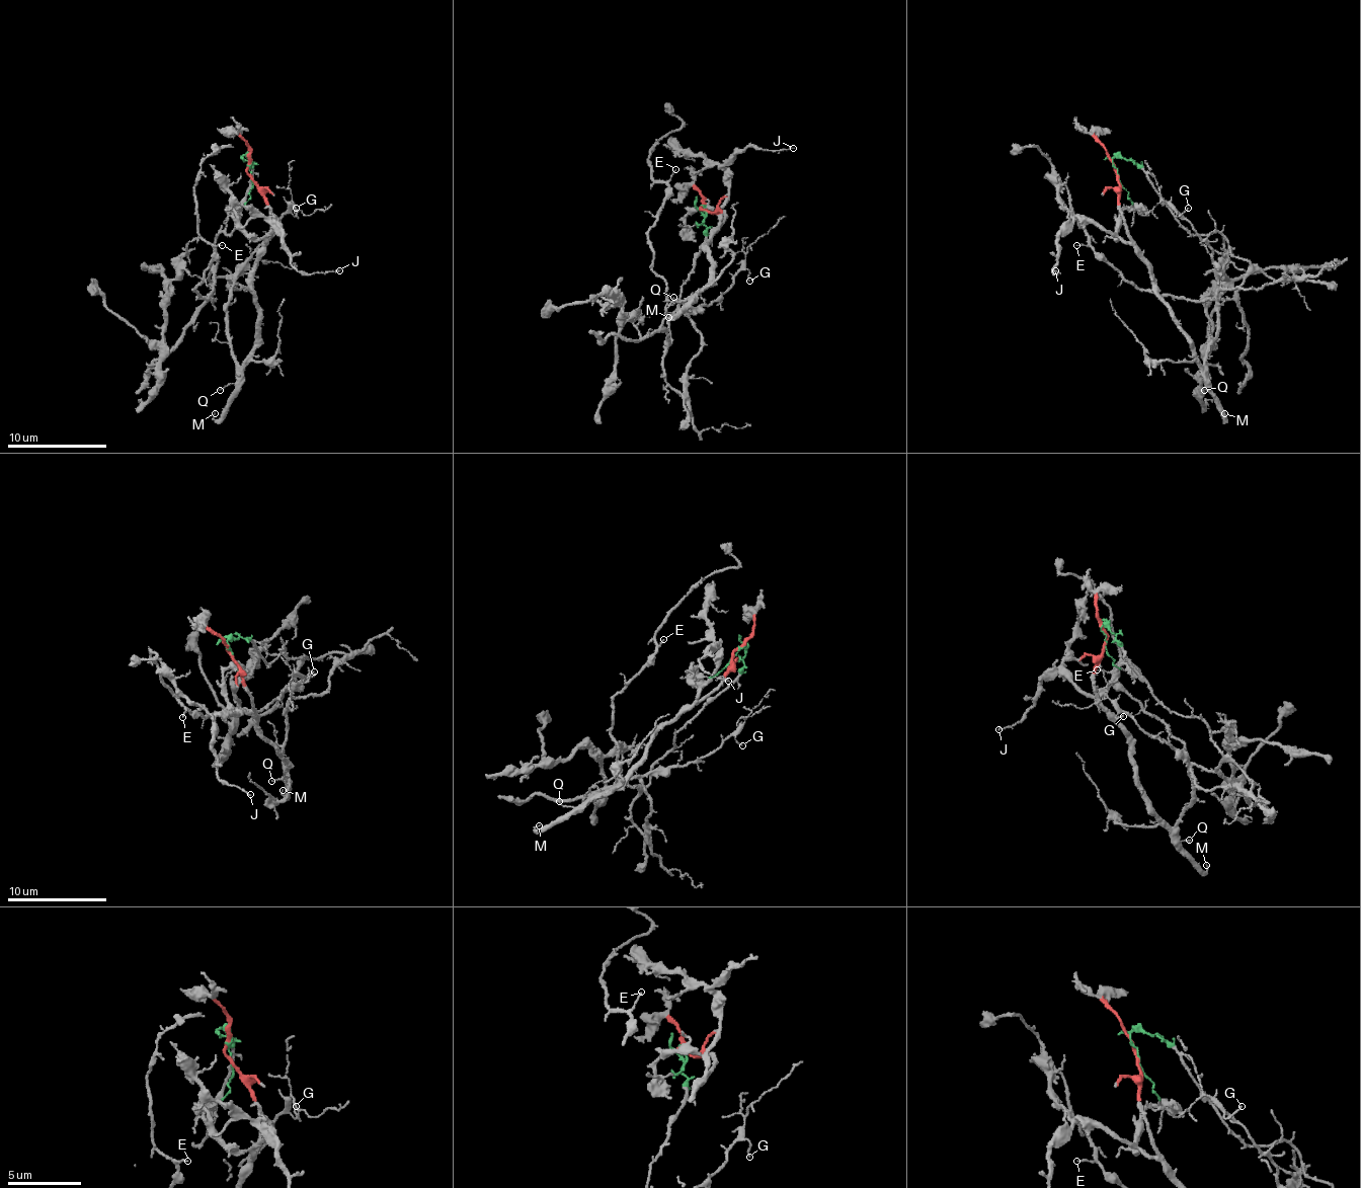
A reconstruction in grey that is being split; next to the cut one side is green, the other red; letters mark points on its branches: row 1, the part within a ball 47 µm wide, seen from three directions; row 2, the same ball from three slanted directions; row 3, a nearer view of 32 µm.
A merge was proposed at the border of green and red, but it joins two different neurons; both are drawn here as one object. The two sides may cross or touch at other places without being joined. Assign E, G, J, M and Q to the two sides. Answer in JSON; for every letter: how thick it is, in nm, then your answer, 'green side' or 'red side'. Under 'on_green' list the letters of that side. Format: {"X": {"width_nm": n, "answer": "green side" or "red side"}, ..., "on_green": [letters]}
{"E": {"width_nm": 100, "answer": "green side"}, "G": {"width_nm": 100, "answer": "red side"}, "J": {"width_nm": 90, "answer": "red side"}, "M": {"width_nm": 130, "answer": "red side"}, "Q": {"width_nm": 100, "answer": "red side"}, "on_green": ["E"]}

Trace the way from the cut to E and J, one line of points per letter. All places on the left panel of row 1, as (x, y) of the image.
E: (250, 168), (247, 158), (242, 214), (230, 233), (218, 236), (213, 301), (197, 296), (215, 246), (223, 246)
J: (247, 168), (269, 209), (267, 241), (274, 228), (272, 218), (272, 228), (297, 270), (339, 270)

